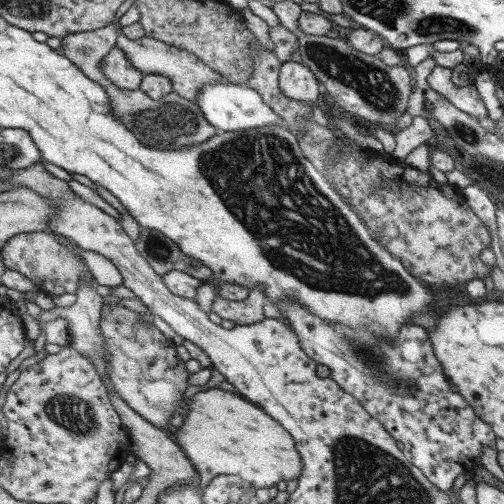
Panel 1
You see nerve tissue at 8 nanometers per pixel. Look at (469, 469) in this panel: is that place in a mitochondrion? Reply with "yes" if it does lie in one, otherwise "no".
no

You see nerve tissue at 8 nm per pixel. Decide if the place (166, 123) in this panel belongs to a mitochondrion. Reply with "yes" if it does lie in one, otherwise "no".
yes

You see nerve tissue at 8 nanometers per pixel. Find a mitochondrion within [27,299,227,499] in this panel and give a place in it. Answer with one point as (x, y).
(73, 414)

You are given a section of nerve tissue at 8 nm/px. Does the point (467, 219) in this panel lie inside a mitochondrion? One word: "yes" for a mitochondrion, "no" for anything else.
no

